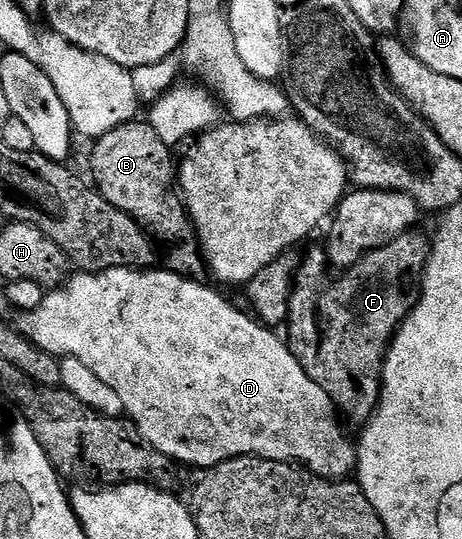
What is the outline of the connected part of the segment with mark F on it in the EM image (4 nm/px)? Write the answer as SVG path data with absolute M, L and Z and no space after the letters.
M411 230L400 234L392 242L372 250L360 258L351 268L341 273L339 280L330 280L326 273L328 257L325 247L314 248L302 256L298 277L294 279L294 289L290 295L290 315L284 325L284 336L292 354L300 366L332 398L335 408L347 421L365 425L369 420L382 394L382 364L395 332L406 316L418 304L418 293L422 291L422 274L430 257L431 241Z

